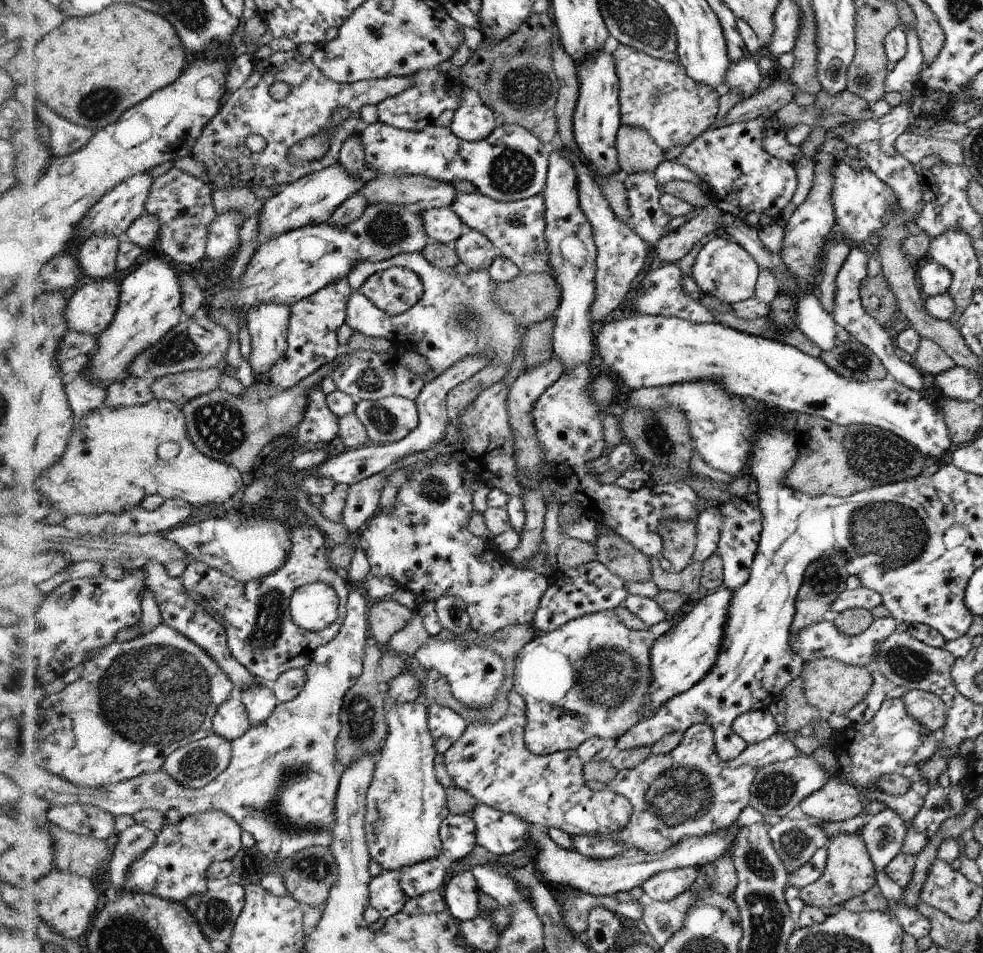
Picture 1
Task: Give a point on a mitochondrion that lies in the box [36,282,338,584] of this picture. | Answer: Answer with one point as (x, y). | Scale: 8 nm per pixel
(220, 427)

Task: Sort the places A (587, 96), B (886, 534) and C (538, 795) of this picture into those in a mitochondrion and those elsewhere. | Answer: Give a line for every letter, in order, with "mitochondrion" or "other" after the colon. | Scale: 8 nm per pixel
A: other
B: mitochondrion
C: mitochondrion

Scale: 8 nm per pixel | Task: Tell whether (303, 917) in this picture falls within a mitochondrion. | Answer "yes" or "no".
no

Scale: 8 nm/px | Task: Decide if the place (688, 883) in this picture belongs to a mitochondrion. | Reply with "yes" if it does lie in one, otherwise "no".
no

